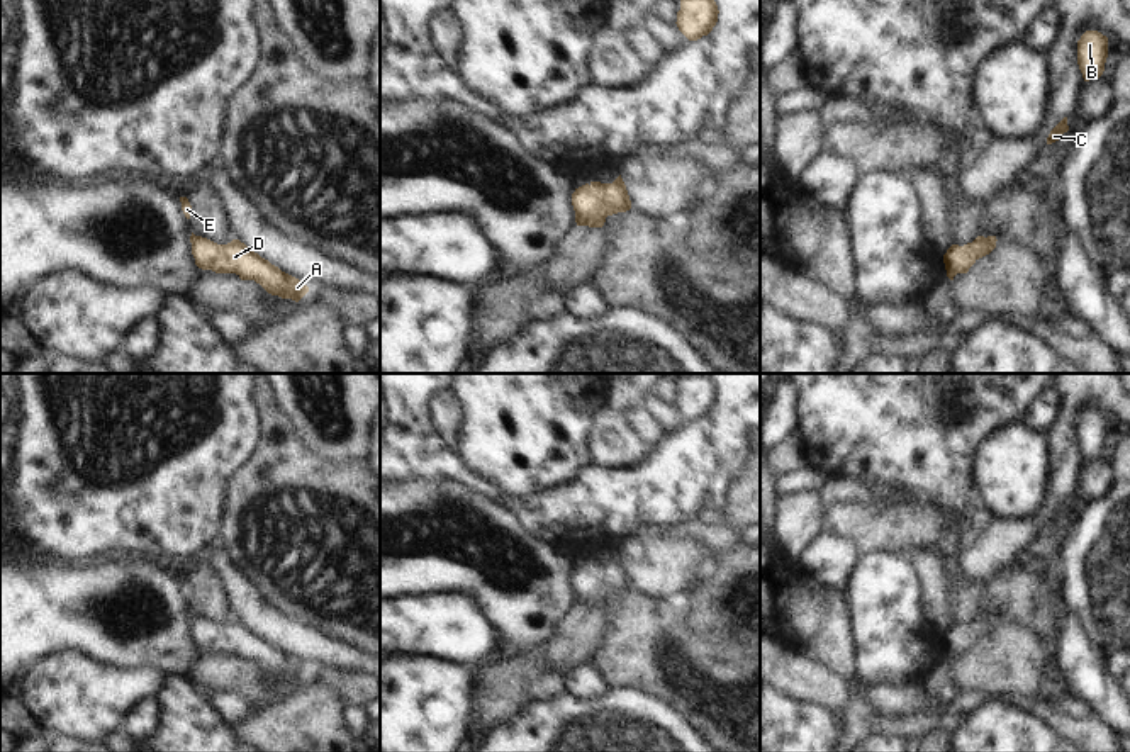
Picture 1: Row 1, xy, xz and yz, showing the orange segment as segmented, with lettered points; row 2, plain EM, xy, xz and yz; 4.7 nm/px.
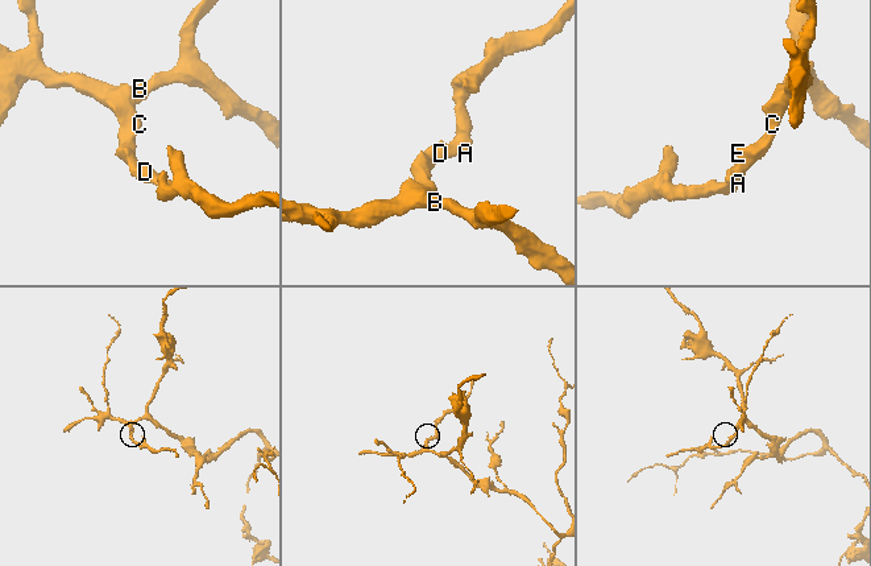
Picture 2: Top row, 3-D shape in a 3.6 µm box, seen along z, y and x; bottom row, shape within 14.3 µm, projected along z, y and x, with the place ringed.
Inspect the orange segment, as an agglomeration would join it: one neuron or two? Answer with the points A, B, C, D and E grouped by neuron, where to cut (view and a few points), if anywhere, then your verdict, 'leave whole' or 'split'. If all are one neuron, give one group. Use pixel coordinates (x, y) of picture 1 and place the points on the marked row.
A B C D E | no cut | leave whole

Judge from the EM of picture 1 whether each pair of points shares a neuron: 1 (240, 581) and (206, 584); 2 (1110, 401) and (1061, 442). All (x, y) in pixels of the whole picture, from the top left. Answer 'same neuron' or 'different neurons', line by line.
1: different neurons
2: same neuron

